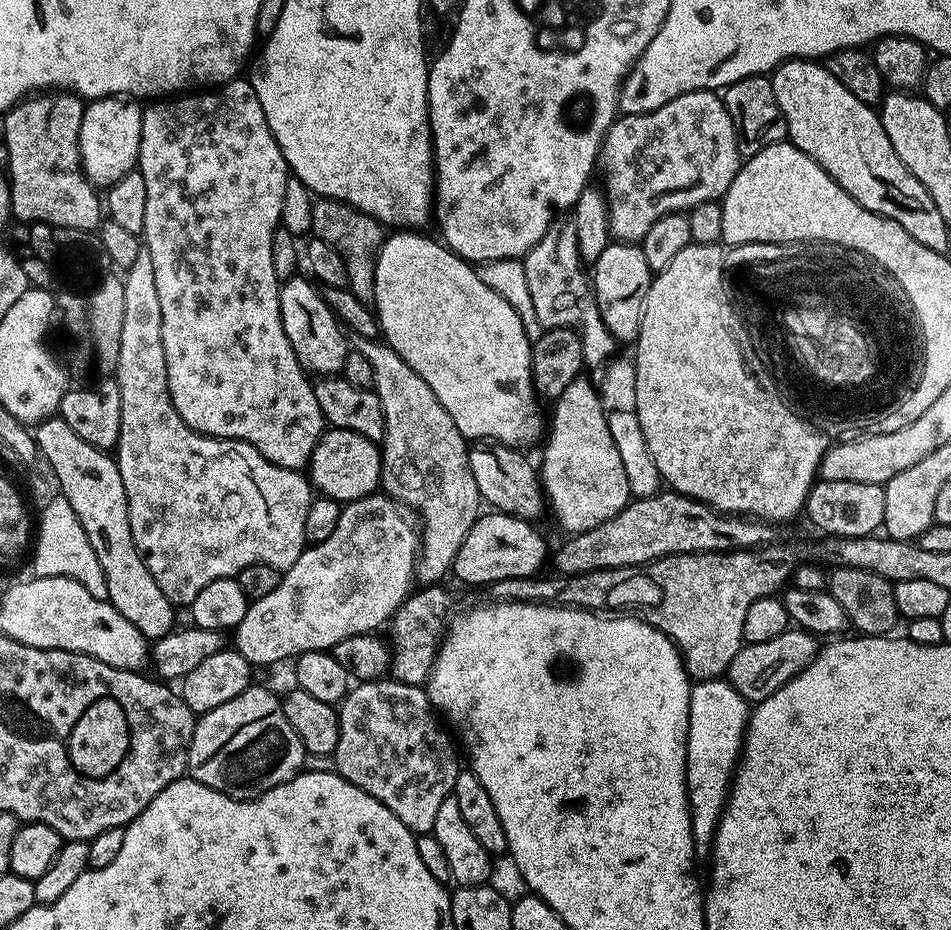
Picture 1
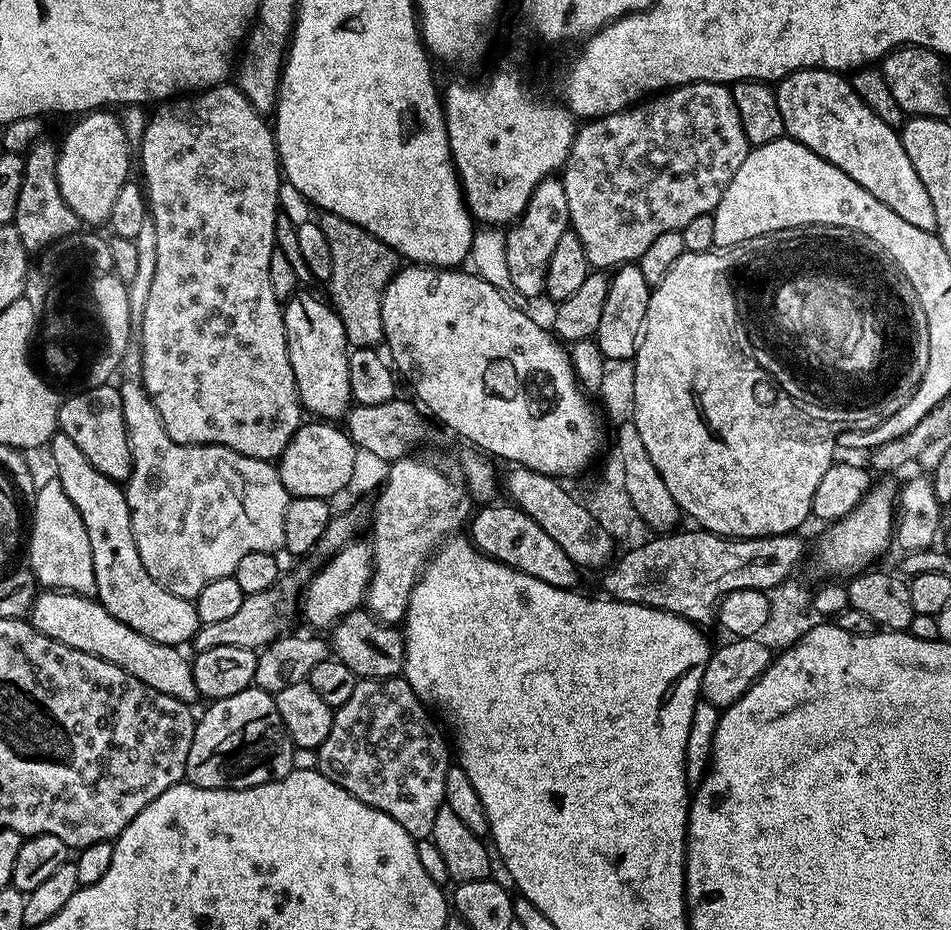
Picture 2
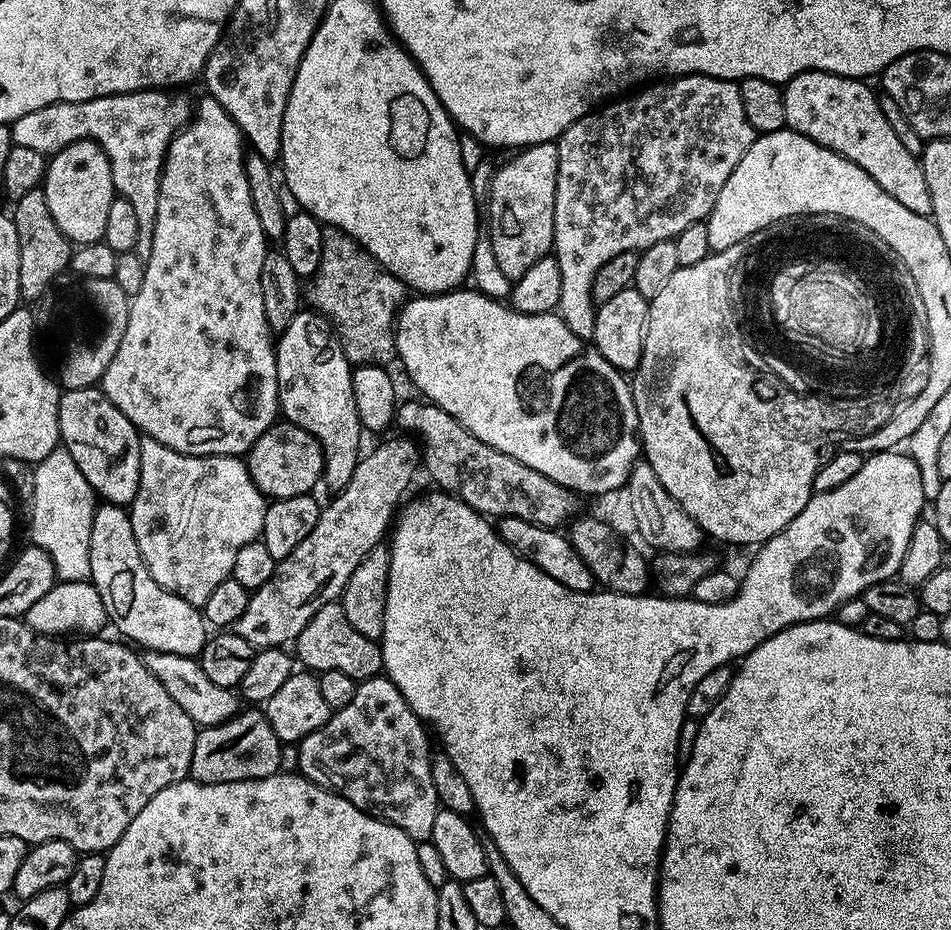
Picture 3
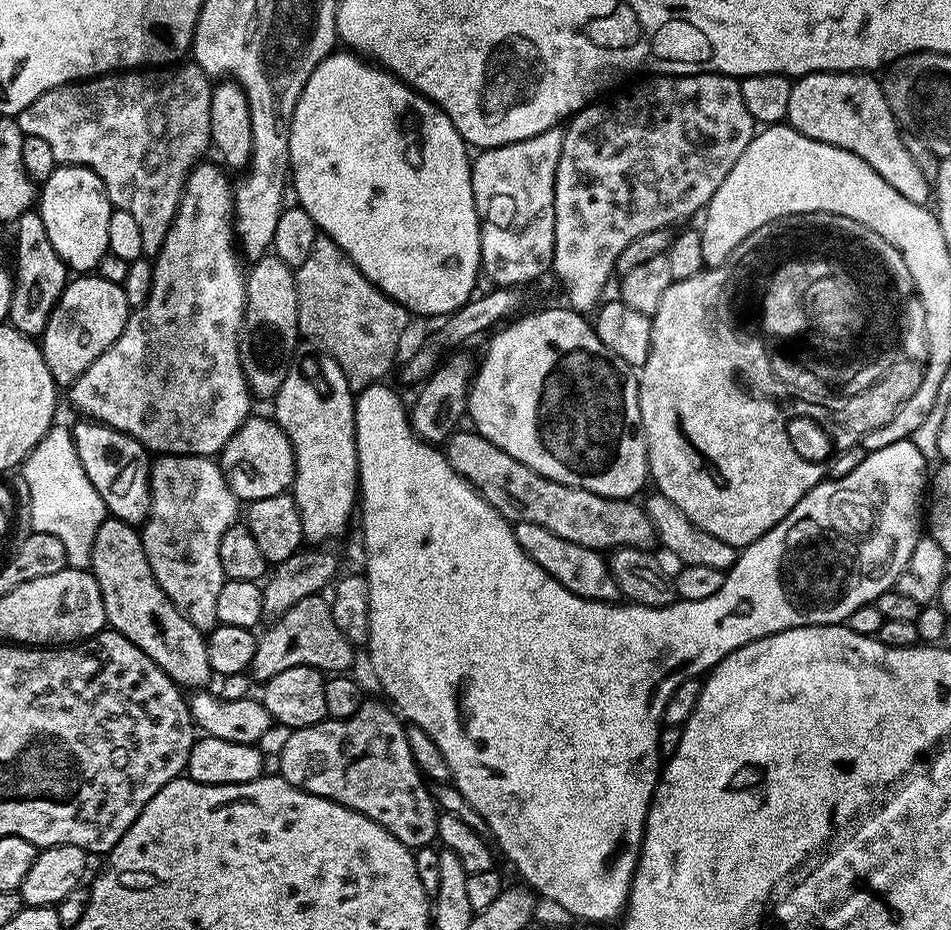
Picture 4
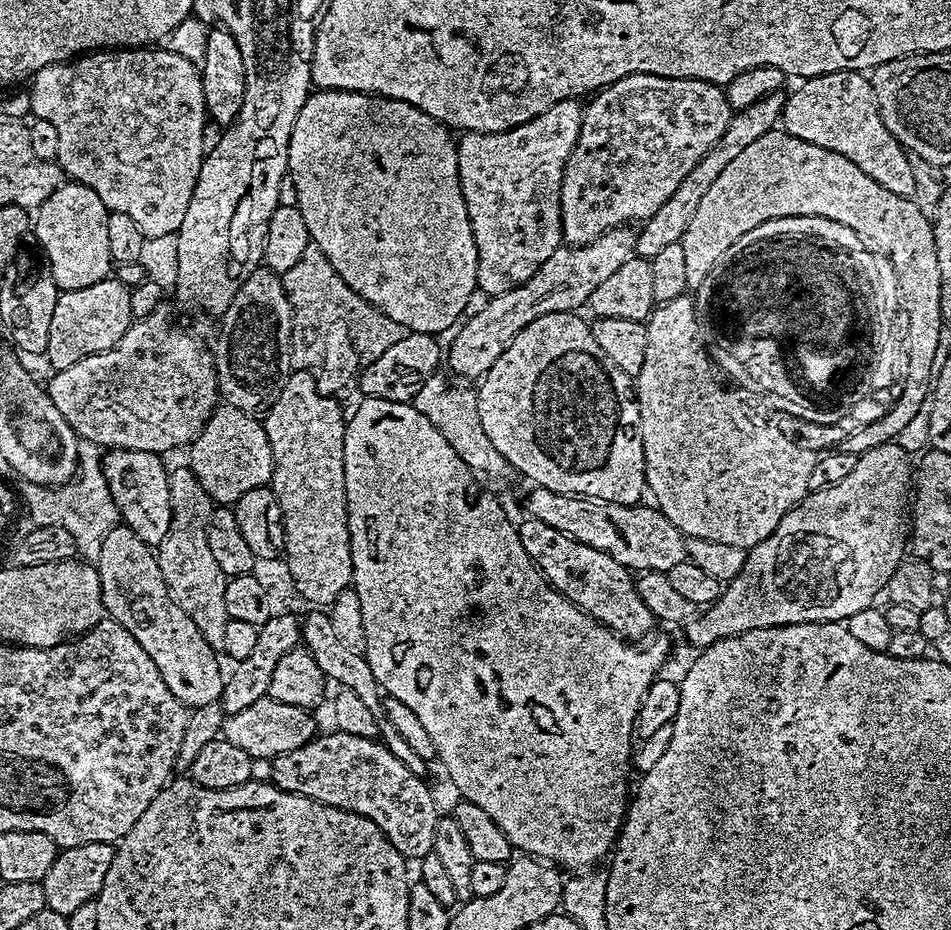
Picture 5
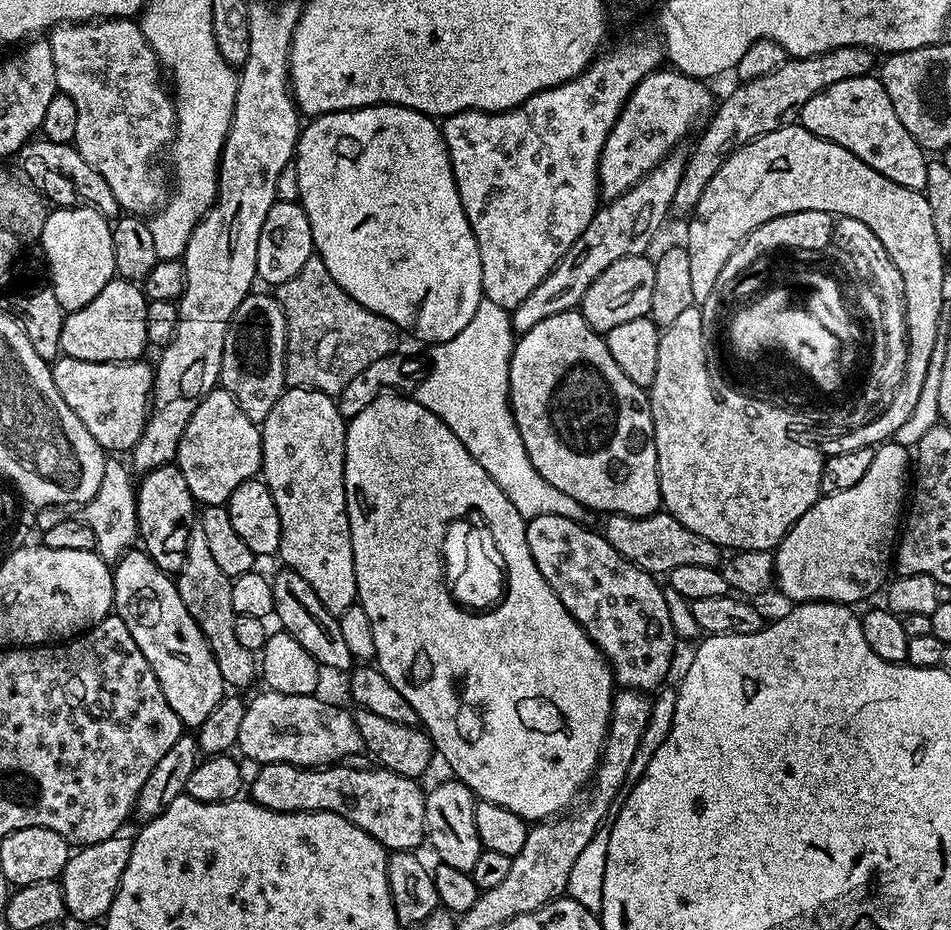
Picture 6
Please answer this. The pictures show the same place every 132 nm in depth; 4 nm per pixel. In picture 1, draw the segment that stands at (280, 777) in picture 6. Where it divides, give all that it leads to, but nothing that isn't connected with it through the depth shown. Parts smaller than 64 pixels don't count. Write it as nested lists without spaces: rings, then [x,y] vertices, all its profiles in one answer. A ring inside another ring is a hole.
[[[391,678],[366,680],[349,687],[347,696],[338,705],[338,715],[340,717],[340,725],[338,726],[338,746],[334,753],[334,761],[336,760],[336,764],[334,764],[335,771],[339,772],[342,778],[346,778],[346,782],[354,782],[354,786],[358,786],[362,790],[366,790],[366,794],[378,798],[378,802],[382,802],[388,807],[413,834],[431,833],[432,827],[434,826],[434,818],[438,815],[438,810],[442,806],[442,802],[446,802],[446,798],[452,795],[454,782],[462,770],[462,760],[460,764],[459,758],[456,757],[457,745],[454,743],[451,735],[448,737],[444,733],[445,725],[443,723],[440,725],[436,721],[438,716],[432,704],[428,701],[427,691],[423,687],[414,684],[400,684],[397,680]]]

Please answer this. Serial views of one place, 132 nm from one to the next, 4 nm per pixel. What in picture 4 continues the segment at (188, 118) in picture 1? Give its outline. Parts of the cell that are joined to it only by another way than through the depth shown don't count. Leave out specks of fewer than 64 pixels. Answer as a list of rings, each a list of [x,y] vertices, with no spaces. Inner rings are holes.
[[[197,163],[196,167],[188,173],[188,181],[184,183],[184,195],[181,196],[180,204],[176,208],[176,217],[172,219],[170,230],[152,265],[154,282],[146,302],[129,315],[126,326],[114,342],[114,346],[110,346],[101,356],[94,358],[94,362],[90,362],[88,369],[67,389],[68,396],[72,399],[73,406],[80,411],[81,417],[97,420],[99,424],[105,424],[114,430],[130,434],[152,454],[215,457],[224,449],[226,442],[230,442],[232,435],[240,429],[240,425],[245,420],[249,419],[250,413],[253,411],[251,408],[254,397],[248,390],[248,382],[244,379],[244,367],[240,361],[240,340],[244,326],[244,307],[248,301],[246,298],[248,282],[245,269],[243,267],[240,269],[240,256],[236,253],[235,234],[237,235],[237,233],[233,228],[234,184],[228,181],[227,174],[229,175],[229,173],[219,163],[216,163],[217,165],[204,163]]]

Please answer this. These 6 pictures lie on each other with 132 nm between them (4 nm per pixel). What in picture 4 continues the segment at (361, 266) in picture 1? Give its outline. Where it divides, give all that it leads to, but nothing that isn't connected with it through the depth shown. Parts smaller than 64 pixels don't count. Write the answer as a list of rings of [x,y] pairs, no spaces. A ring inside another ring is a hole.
[[[323,234],[317,235],[309,257],[306,262],[302,262],[300,268],[295,269],[295,273],[300,332],[305,337],[308,335],[312,339],[309,341],[315,342],[335,358],[340,369],[346,374],[347,385],[352,388],[353,393],[359,394],[363,388],[381,383],[396,360],[400,339],[408,328],[409,309],[366,279],[360,273],[358,265],[349,260],[347,254],[330,237]]]

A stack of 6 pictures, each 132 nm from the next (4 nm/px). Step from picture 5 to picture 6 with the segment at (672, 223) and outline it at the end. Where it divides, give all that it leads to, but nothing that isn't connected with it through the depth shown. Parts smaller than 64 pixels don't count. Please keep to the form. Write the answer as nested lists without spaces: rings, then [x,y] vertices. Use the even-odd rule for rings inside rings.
[[[837,48],[835,52],[829,52],[822,56],[811,58],[788,58],[778,70],[766,74],[757,80],[749,80],[741,83],[740,88],[736,88],[724,101],[719,101],[718,107],[713,111],[710,119],[707,121],[708,129],[700,136],[700,141],[696,144],[696,153],[690,160],[690,168],[696,172],[711,173],[714,168],[712,159],[715,156],[719,158],[727,157],[729,154],[742,147],[744,144],[751,144],[760,136],[770,134],[774,130],[784,127],[789,118],[795,117],[799,113],[800,107],[814,94],[818,94],[823,88],[829,88],[834,82],[842,82],[846,78],[858,78],[859,76],[869,75],[873,71],[871,51],[862,48]]]

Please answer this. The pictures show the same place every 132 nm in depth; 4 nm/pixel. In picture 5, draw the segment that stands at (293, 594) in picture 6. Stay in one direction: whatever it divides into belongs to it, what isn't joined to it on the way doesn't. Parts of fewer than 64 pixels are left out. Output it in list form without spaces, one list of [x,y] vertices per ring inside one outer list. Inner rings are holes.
[[[314,608],[310,611],[312,612],[308,613],[306,618],[303,617],[301,621],[301,639],[308,652],[318,662],[324,676],[329,681],[338,682],[339,687],[354,690],[356,697],[365,703],[366,708],[370,710],[370,714],[373,715],[374,720],[377,722],[377,733],[381,743],[385,744],[387,749],[402,761],[408,770],[416,775],[423,775],[426,770],[426,761],[413,751],[394,724],[387,721],[382,689],[377,679],[374,678],[374,672],[370,669],[368,659],[365,658],[361,651],[350,647],[348,643],[341,642],[337,631],[334,630],[331,615],[327,611],[320,608]]]

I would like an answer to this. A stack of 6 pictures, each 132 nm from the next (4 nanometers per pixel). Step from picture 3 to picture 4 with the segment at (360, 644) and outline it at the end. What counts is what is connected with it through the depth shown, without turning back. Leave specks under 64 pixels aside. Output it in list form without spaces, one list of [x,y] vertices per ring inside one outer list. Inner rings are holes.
[[[323,595],[307,596],[302,602],[296,602],[290,610],[275,617],[272,624],[257,639],[254,658],[250,669],[253,681],[263,682],[274,678],[274,674],[282,674],[282,670],[290,670],[290,666],[310,666],[318,668],[325,674],[344,674],[355,658],[357,649],[338,630],[334,623],[332,605]]]

